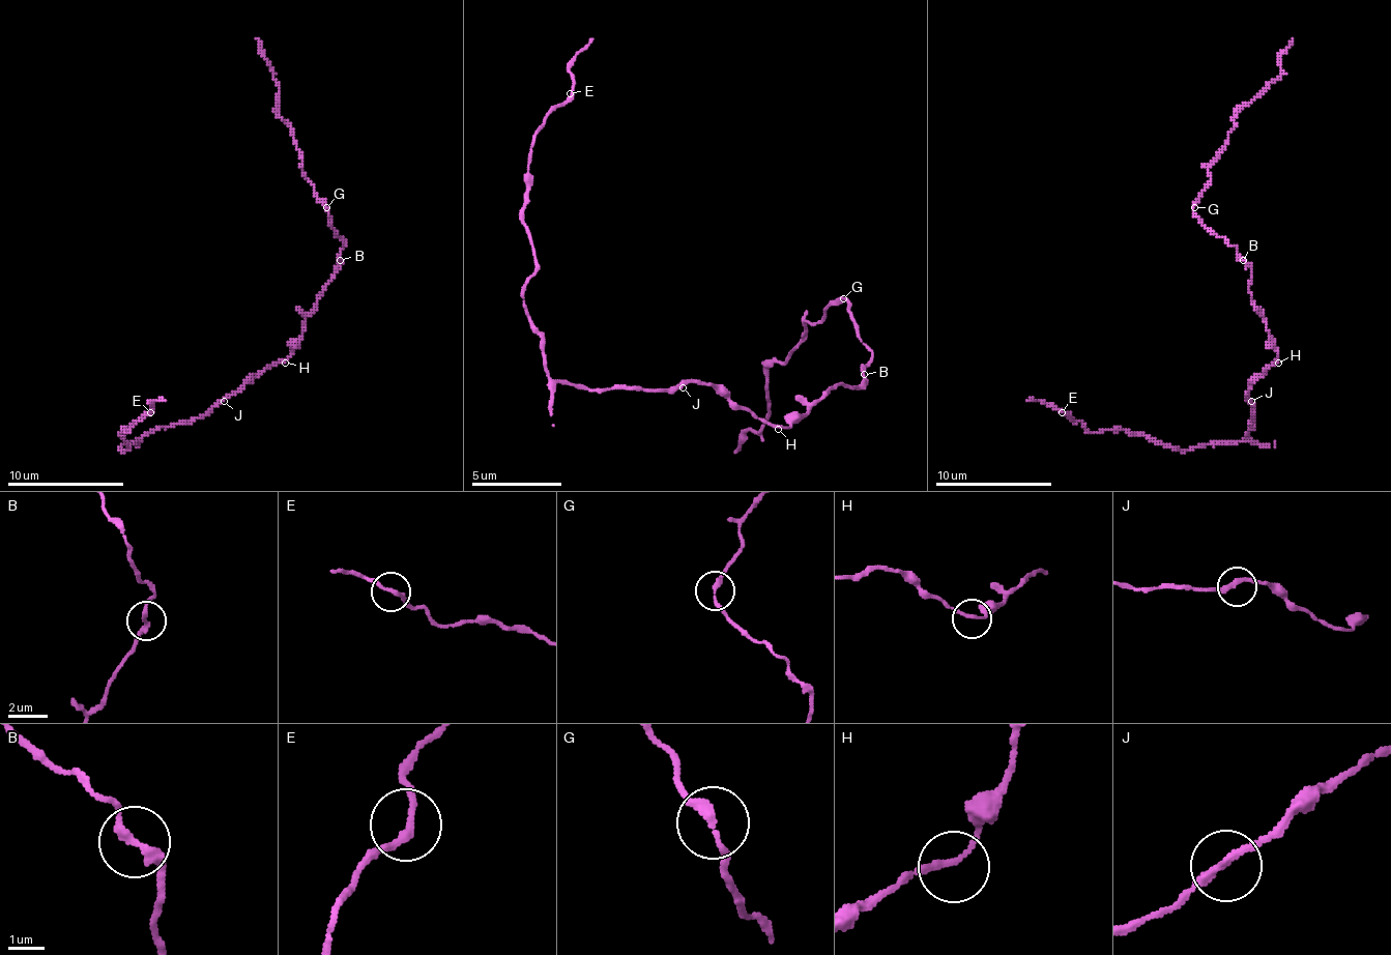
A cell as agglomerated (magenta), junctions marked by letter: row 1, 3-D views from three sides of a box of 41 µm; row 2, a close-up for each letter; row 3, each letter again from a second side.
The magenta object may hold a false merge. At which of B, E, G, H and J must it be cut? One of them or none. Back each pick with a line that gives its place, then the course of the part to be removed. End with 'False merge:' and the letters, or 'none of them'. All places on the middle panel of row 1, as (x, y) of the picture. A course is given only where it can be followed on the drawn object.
G: place (843, 298); course (841, 297), (814, 324), (806, 320), (791, 356), (770, 365), (770, 420), (760, 433), (747, 433), (733, 451)
False merge: G

